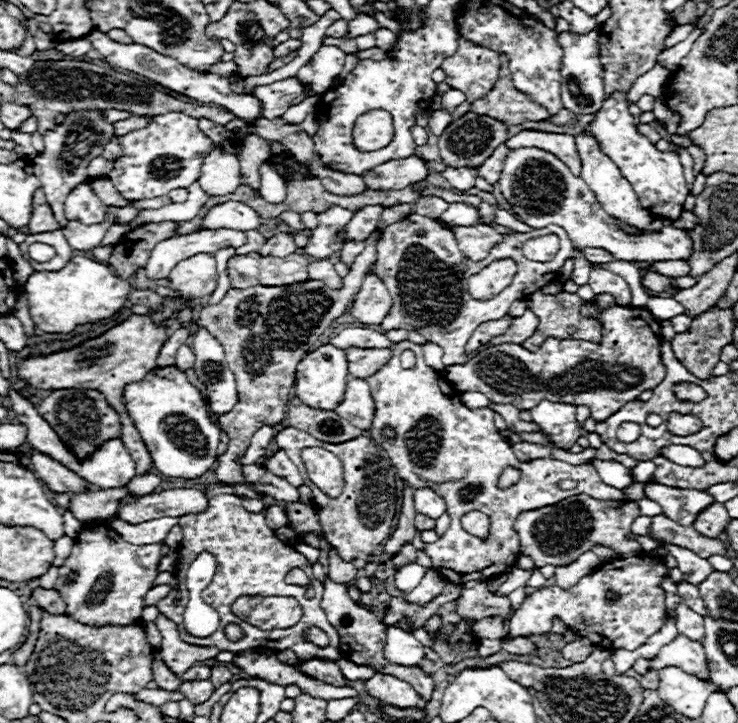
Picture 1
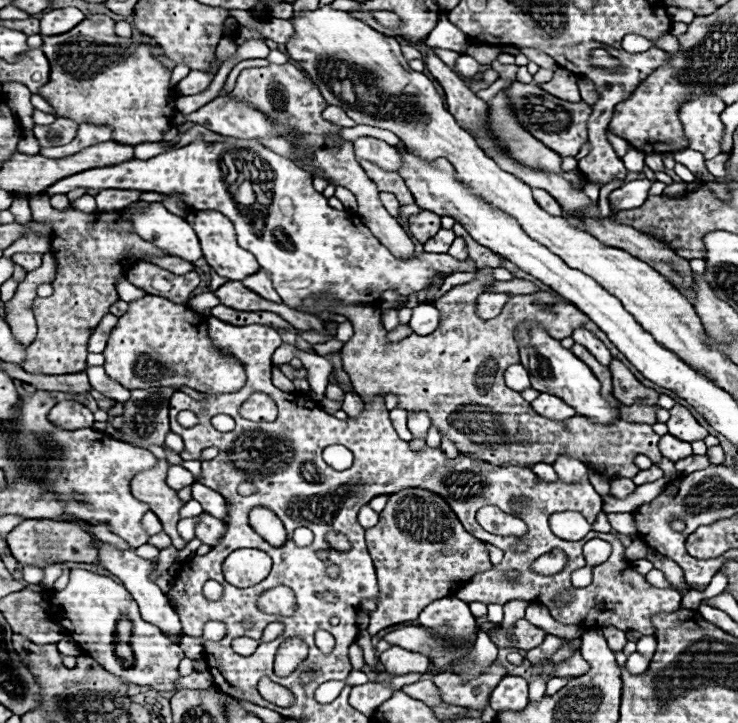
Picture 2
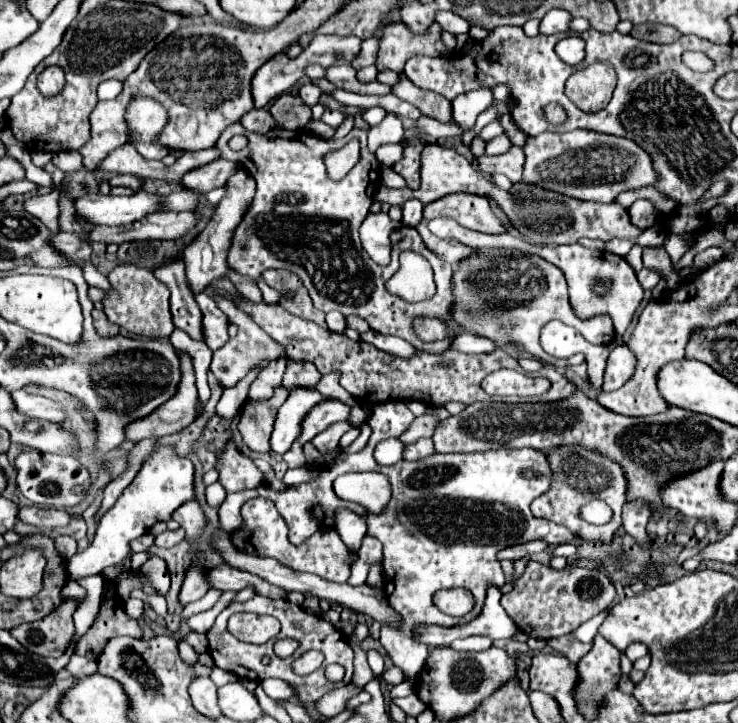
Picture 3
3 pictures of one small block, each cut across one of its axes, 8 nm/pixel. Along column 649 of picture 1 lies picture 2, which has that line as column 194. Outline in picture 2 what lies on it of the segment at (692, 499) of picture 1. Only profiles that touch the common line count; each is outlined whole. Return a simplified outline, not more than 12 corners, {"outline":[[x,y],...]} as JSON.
{"outline":[[192,484],[192,498],[204,512],[228,518],[226,500],[204,484]]}

